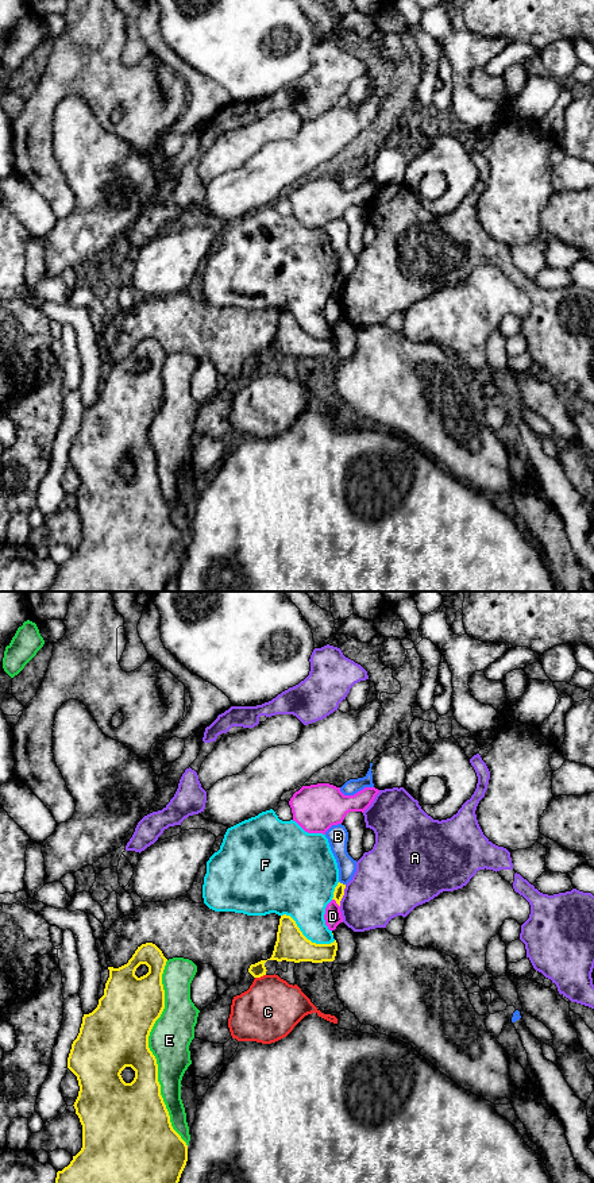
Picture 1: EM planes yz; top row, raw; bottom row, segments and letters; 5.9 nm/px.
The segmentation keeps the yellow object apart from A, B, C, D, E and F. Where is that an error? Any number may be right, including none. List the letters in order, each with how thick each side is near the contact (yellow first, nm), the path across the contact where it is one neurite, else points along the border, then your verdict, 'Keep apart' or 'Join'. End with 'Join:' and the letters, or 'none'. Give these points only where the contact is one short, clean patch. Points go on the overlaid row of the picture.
A: Thickness 60 nm (yellow) against 380 nm. Boundary: yz (346, 885), (339, 905). Keep apart
B: Thickness 60 nm (yellow) against 110 nm. Boundary: yz (339, 881), (344, 885). Keep apart
C: Thickness 170 nm (yellow) against 360 nm. Keep apart
D: Thickness 60 nm (yellow) against 100 nm. Keep apart
E: Thickness 400 nm (yellow) against 240 nm. Keep apart
F: Thickness 190 nm (yellow) against 300 nm. Keep apart
Join: none

